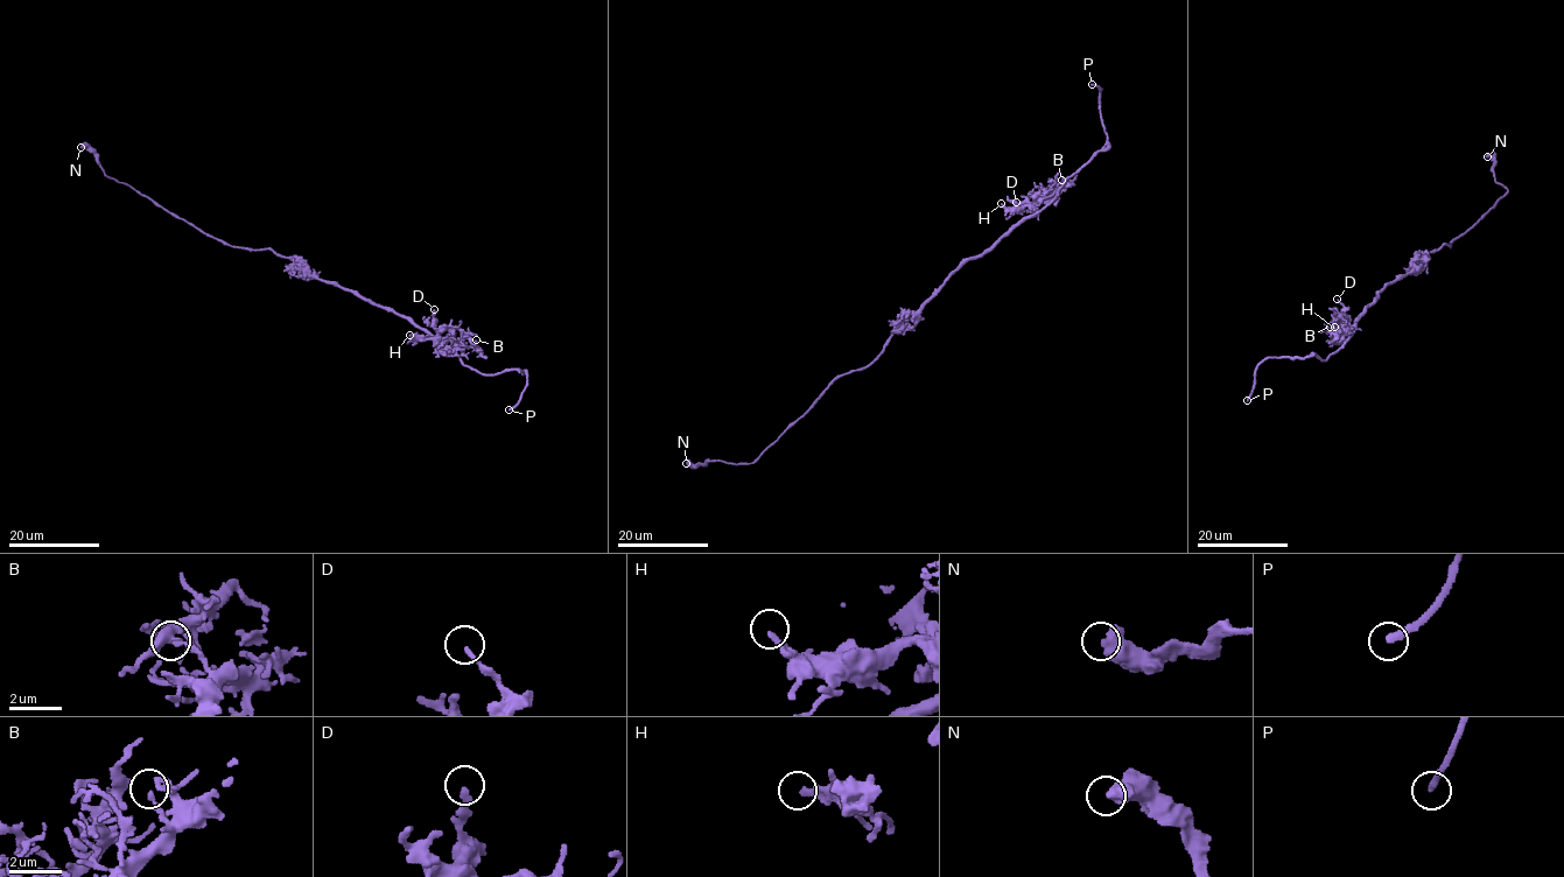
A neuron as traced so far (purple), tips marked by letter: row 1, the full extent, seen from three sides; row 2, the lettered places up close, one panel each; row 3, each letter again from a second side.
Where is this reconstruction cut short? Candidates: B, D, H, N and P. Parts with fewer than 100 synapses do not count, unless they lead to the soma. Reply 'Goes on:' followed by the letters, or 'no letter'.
Goes on: P

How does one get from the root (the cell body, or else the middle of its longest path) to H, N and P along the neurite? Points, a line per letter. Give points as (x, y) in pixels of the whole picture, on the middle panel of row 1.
H: (933, 293), (968, 260), (980, 257), (1032, 214), (1029, 205), (1005, 208), (1001, 203)
N: (933, 293), (902, 322), (883, 352), (865, 367), (840, 376), (812, 407), (751, 463), (686, 463)
P: (933, 293), (1054, 198), (1102, 148), (1102, 90), (1092, 84)

